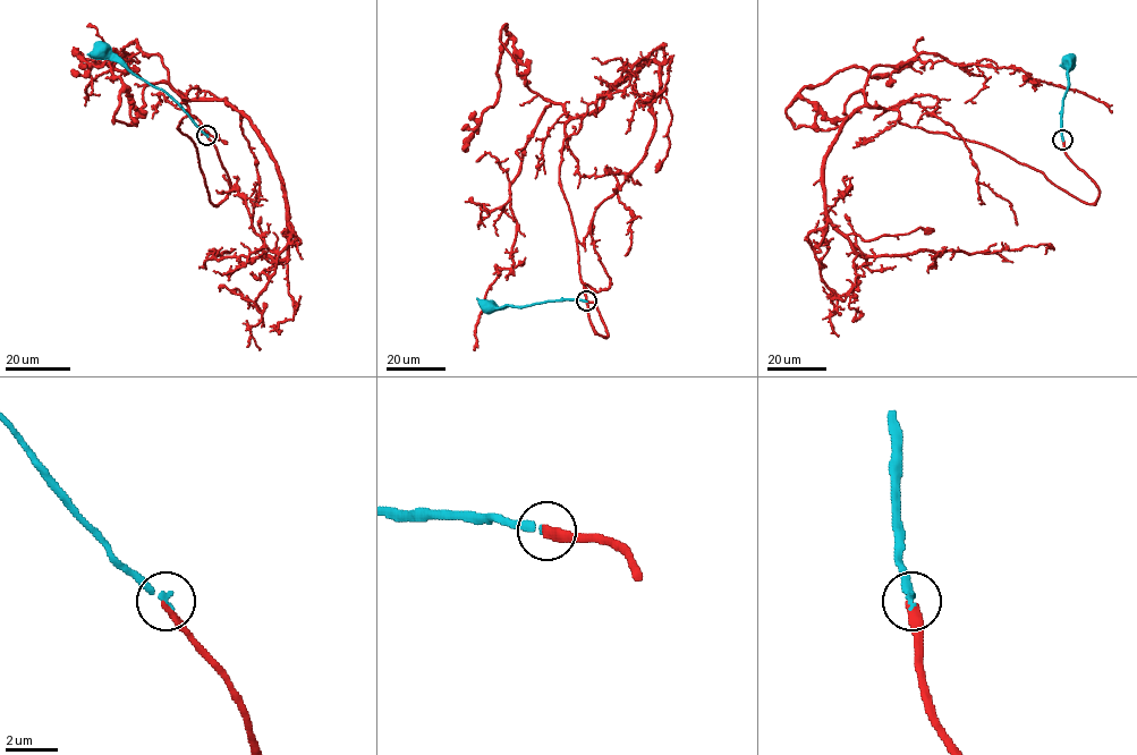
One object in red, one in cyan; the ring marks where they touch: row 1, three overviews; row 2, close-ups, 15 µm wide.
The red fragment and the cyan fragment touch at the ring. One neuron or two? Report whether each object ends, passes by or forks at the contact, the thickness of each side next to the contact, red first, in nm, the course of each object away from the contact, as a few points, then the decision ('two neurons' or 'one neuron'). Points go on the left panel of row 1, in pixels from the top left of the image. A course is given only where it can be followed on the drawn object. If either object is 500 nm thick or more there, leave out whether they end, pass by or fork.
red ends there; cyan ends there; 360 nm thick on the red side, 240 nm on the other; red runs (206, 136), (230, 183), (213, 204), (184, 102), (225, 99), (249, 120), (288, 256), (205, 260); cyan runs (206, 135), (168, 94), (136, 76), (120, 59), (102, 51); one neuron

